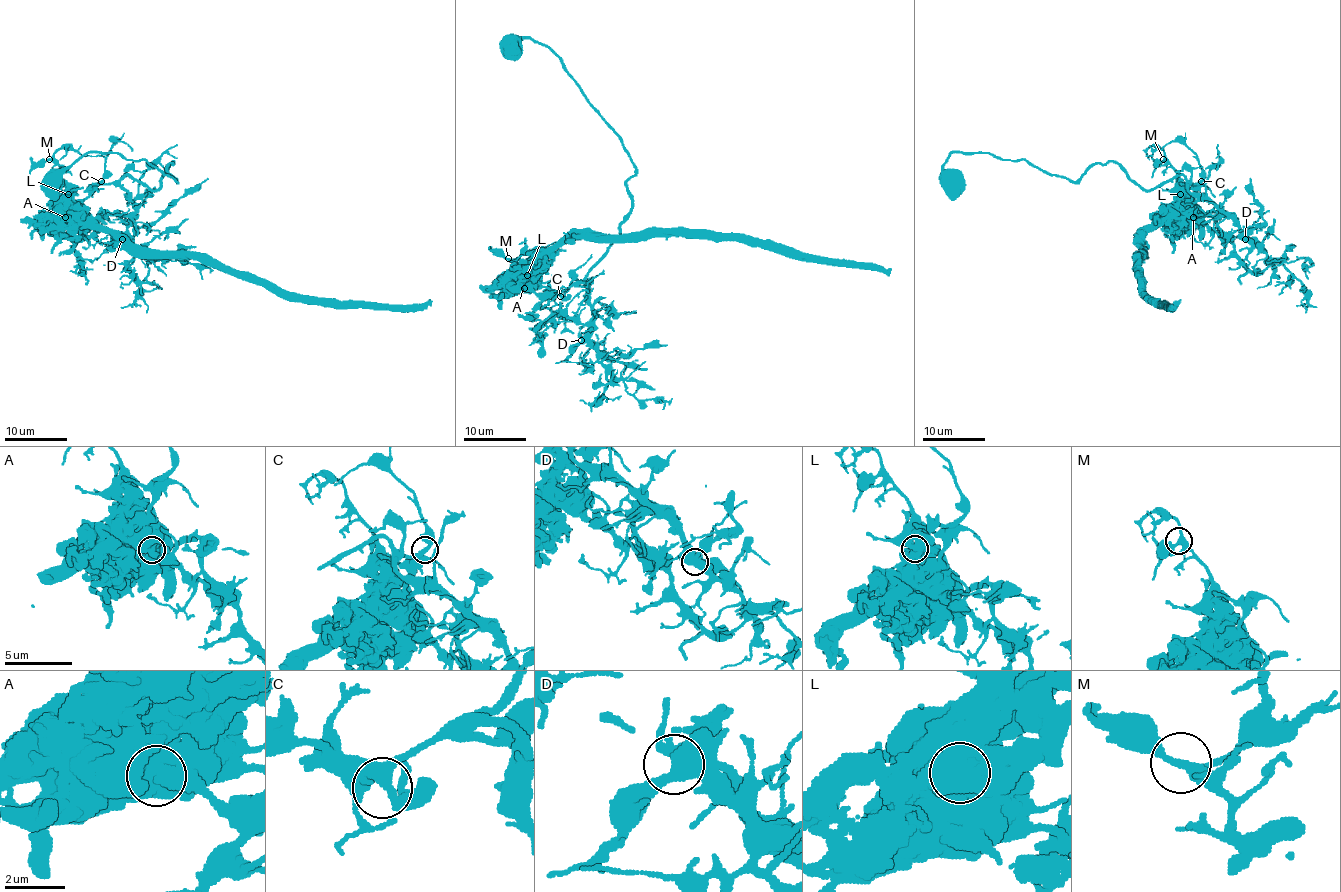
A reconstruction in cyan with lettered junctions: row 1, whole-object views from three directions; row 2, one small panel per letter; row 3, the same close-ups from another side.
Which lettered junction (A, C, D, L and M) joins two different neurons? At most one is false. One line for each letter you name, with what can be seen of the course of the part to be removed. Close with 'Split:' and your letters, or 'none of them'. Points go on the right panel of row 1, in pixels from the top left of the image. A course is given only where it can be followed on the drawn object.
L: foreign part runs (1181, 195), (1195, 201), (1182, 174), (1145, 190), (1113, 162), (1068, 181), (954, 153), (954, 199)
Split: L

